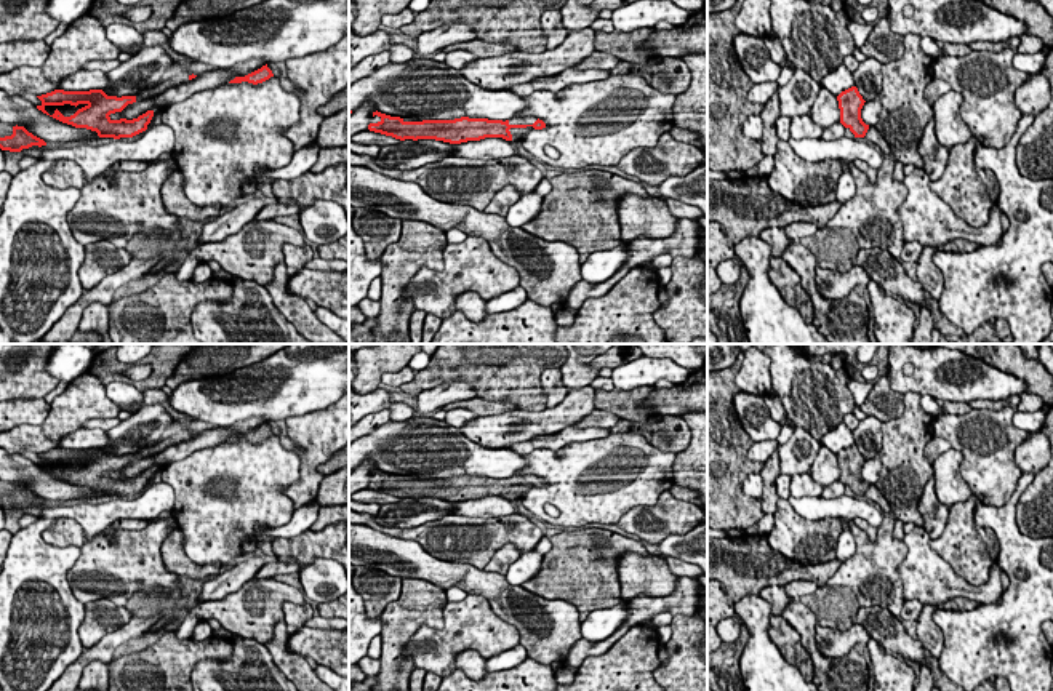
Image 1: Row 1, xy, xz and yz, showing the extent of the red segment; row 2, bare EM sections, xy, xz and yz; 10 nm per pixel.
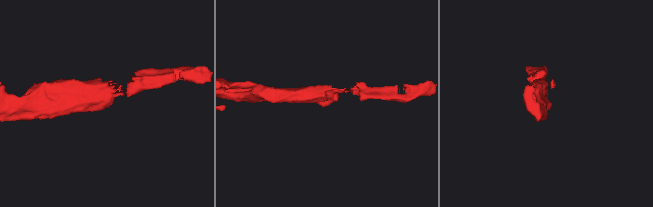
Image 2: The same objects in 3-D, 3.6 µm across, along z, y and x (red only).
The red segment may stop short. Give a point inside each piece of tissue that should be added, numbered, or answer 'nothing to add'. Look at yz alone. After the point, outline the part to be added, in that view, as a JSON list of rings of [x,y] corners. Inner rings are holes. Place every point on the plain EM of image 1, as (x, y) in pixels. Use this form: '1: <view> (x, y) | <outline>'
nothing to add

